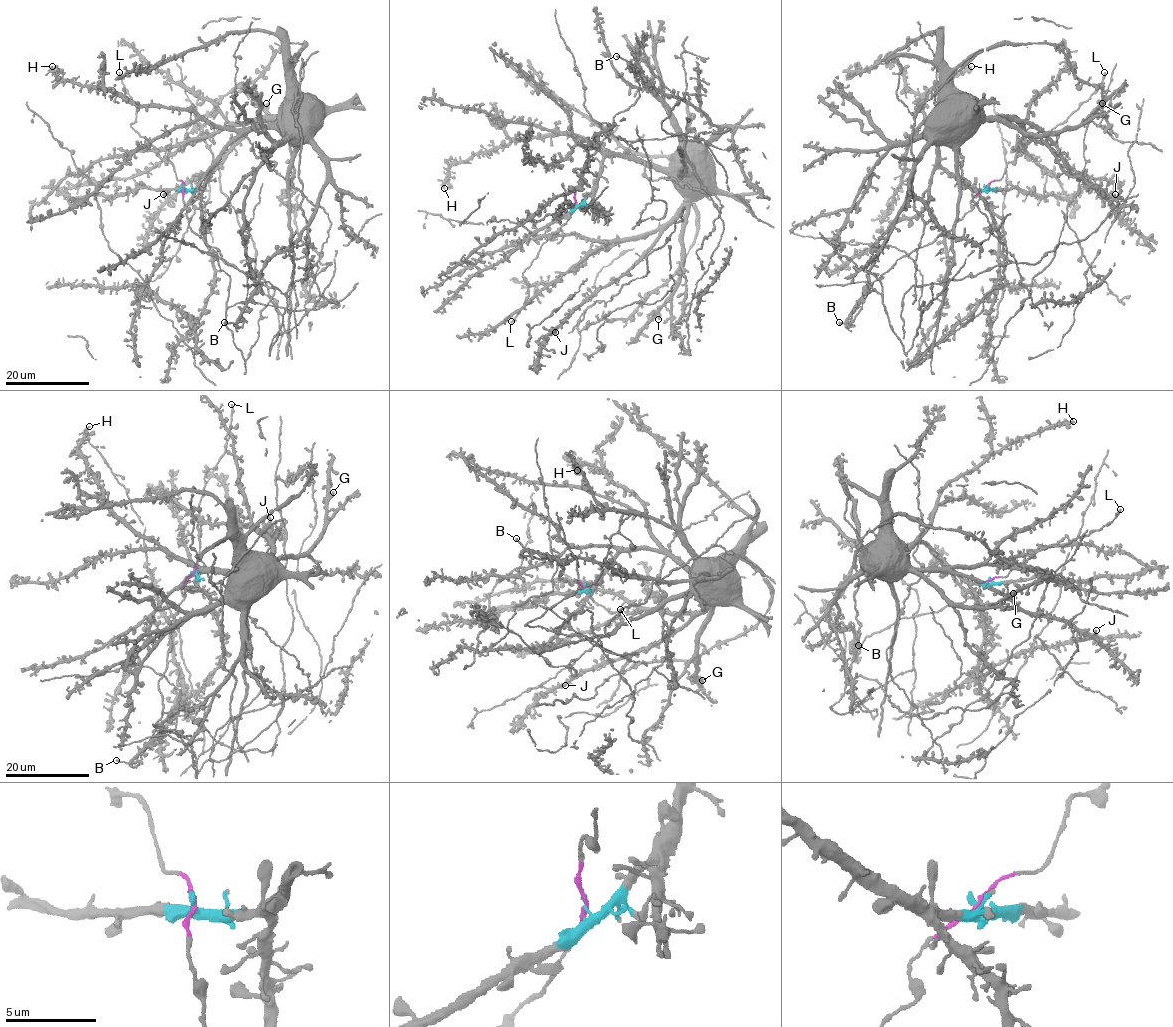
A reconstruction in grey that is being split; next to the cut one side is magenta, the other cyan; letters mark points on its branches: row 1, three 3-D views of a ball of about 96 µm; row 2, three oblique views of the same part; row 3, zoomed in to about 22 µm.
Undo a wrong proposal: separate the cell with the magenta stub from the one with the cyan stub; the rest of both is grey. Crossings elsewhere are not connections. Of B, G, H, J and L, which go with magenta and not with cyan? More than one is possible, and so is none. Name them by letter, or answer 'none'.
L

